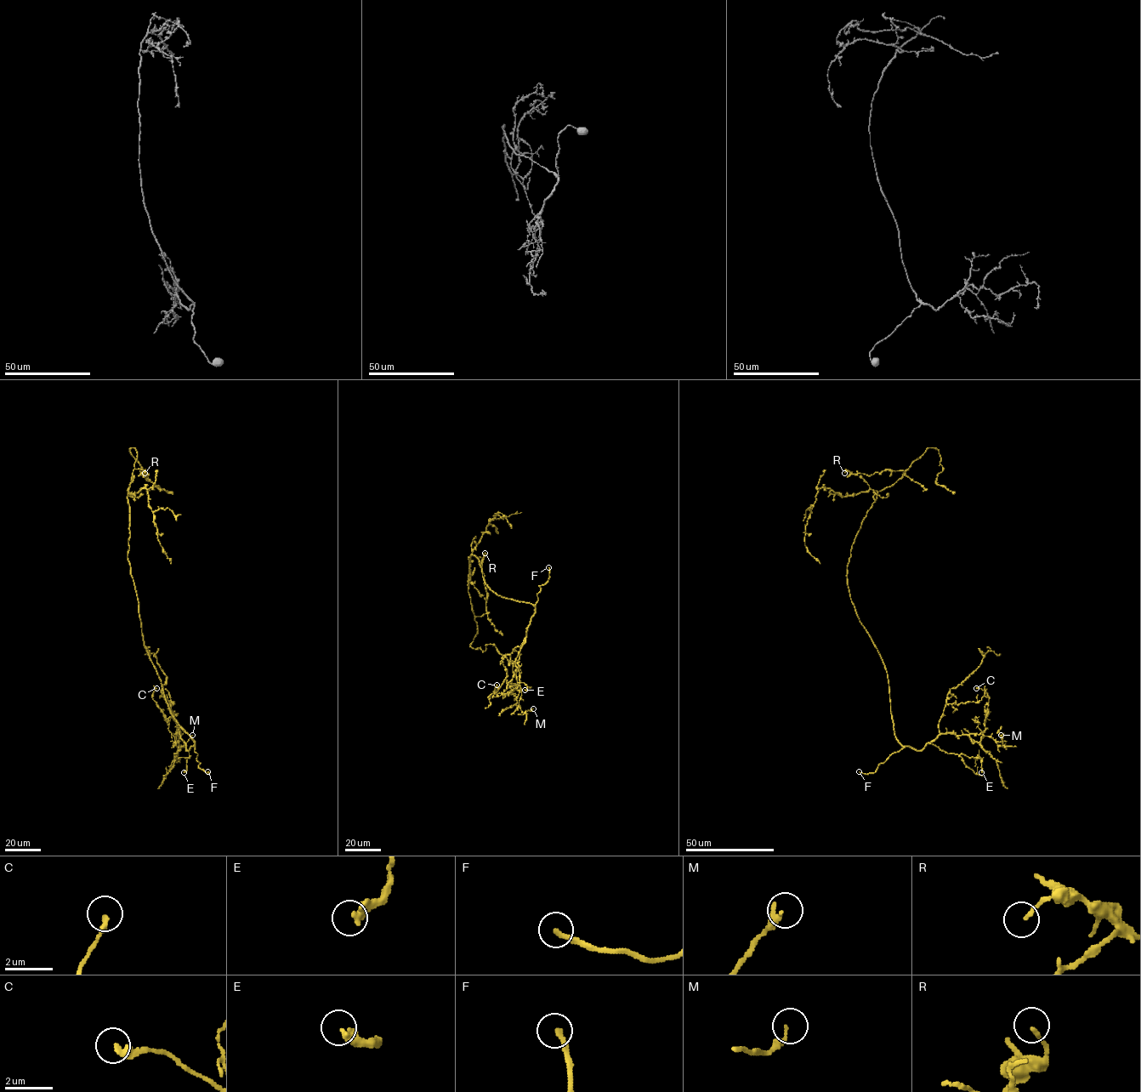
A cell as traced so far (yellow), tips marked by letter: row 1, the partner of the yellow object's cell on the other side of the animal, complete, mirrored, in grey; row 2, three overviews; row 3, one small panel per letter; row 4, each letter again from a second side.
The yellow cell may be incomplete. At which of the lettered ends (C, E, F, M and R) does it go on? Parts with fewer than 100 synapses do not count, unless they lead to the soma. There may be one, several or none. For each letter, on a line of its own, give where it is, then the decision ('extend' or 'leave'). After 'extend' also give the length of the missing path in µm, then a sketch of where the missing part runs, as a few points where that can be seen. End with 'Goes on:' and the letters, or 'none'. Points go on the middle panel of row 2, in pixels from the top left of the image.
C: (496, 685) | leave
E: (525, 690) | leave
F: (548, 567) | extend | 15 µm | (548, 567), (545, 544)
M: (533, 708) | leave
R: (485, 553) | leave
Goes on: F

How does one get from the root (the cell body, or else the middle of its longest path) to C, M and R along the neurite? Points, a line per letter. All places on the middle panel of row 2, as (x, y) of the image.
C: (482, 577), (496, 594), (530, 603), (535, 607), (519, 651), (518, 685), (509, 693), (493, 696), (496, 685)
M: (482, 577), (496, 594), (535, 607), (518, 662), (521, 692), (519, 706), (523, 712), (533, 708)
R: (482, 577), (479, 560), (471, 555), (468, 593), (478, 617), (486, 612), (485, 553)

